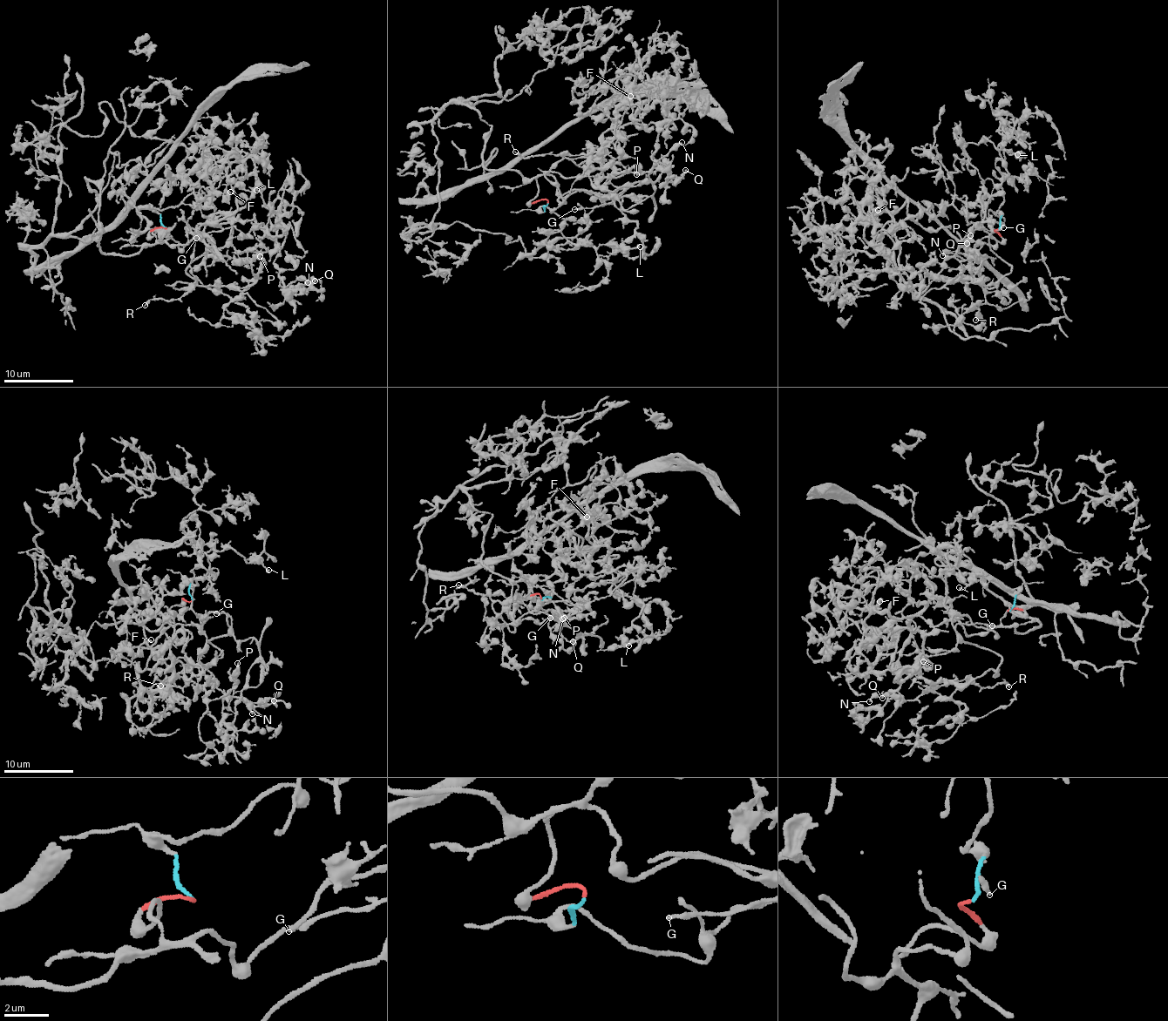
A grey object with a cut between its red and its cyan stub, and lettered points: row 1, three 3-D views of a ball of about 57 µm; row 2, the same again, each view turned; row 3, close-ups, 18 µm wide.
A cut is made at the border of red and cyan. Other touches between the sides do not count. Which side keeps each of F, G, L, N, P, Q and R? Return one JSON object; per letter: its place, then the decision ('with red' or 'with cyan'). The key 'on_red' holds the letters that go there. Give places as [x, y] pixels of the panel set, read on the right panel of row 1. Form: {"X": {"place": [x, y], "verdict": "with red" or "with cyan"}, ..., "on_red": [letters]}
{"F": {"place": [878, 210], "verdict": "with red"}, "G": {"place": [1003, 227], "verdict": "with red"}, "L": {"place": [1017, 154], "verdict": "with cyan"}, "N": {"place": [942, 255], "verdict": "with red"}, "P": {"place": [970, 235], "verdict": "with red"}, "Q": {"place": [967, 243], "verdict": "with red"}, "R": {"place": [975, 320], "verdict": "with red"}, "on_red": ["F", "G", "N", "P", "Q", "R"]}

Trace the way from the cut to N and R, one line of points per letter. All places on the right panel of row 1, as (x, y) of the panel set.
N: (998, 229), (974, 250), (996, 240), (980, 204), (999, 230), (983, 218), (962, 260), (942, 255)
R: (998, 229), (974, 250), (996, 240), (980, 205), (1012, 271), (989, 287), (967, 281), (975, 320)

